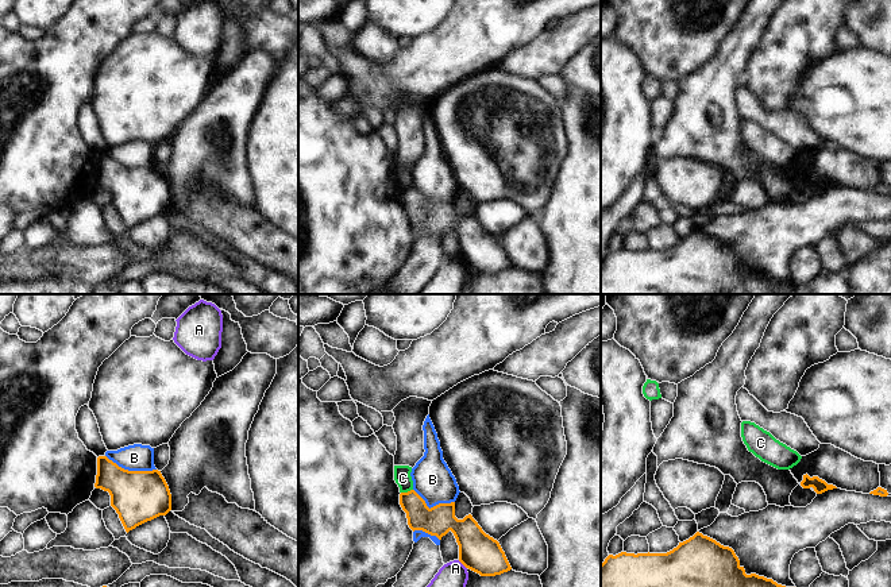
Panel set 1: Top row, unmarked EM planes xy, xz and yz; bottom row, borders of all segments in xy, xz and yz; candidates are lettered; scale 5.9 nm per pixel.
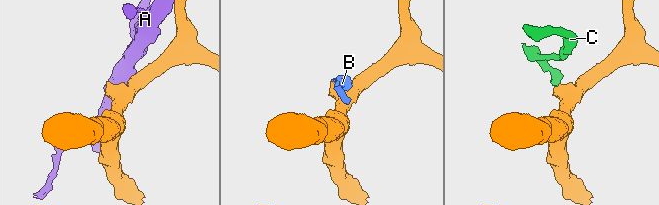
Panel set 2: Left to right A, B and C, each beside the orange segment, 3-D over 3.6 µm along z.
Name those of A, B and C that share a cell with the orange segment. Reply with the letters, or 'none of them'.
none of them

